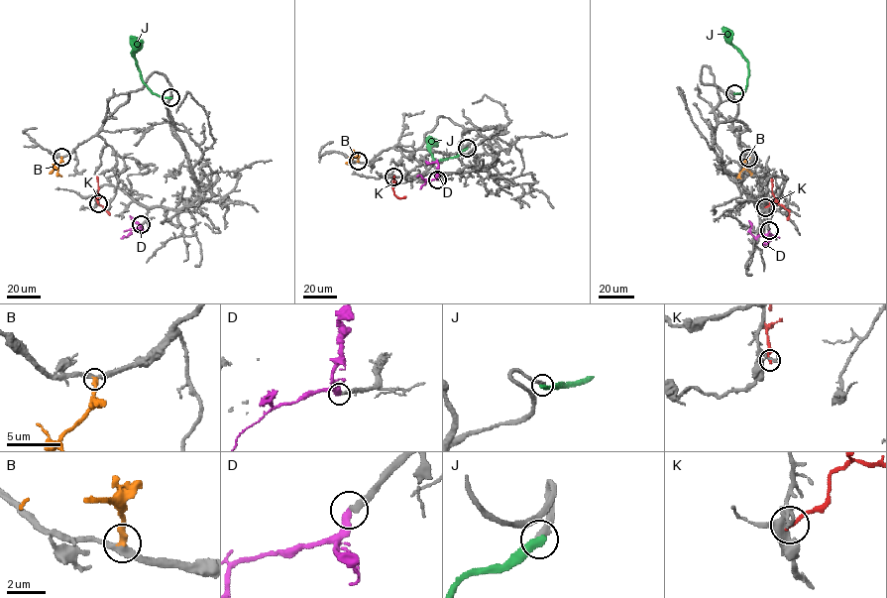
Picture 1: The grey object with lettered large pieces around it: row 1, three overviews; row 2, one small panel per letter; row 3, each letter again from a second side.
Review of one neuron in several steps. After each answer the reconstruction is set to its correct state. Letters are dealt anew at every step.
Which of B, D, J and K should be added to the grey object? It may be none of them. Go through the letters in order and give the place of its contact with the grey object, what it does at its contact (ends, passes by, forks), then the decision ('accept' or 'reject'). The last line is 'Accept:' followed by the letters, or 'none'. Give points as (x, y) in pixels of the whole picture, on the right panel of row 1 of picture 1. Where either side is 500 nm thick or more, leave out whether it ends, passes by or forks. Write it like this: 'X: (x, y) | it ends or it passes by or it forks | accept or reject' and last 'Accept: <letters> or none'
B: (748, 158) | it ends | accept
D: (769, 230) | it ends | accept
J: (734, 93) | it ends | reject
K: (765, 207) | it ends | reject
Accept: B, D

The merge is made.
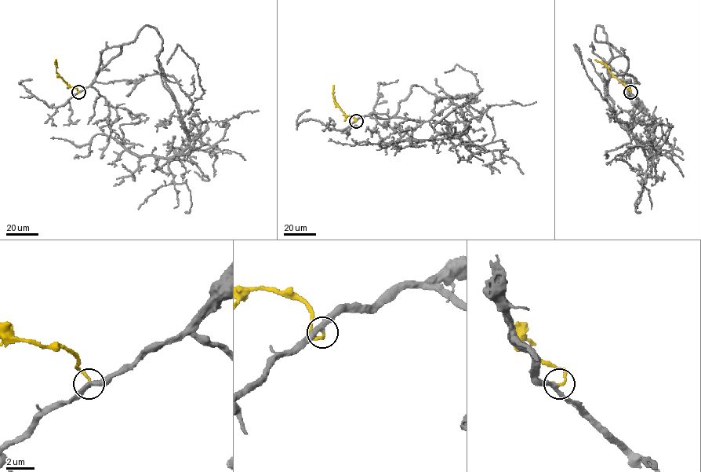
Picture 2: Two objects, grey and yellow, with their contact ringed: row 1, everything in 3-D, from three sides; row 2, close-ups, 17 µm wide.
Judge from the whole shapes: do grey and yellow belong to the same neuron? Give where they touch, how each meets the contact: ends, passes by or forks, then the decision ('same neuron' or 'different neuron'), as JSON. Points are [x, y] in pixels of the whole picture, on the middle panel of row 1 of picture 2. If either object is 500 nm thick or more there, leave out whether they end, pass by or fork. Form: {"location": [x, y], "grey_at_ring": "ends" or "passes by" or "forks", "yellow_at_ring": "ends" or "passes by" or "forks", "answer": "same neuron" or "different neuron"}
{"location": [356, 121], "grey_at_ring": "passes by", "yellow_at_ring": "ends", "answer": "same neuron"}

